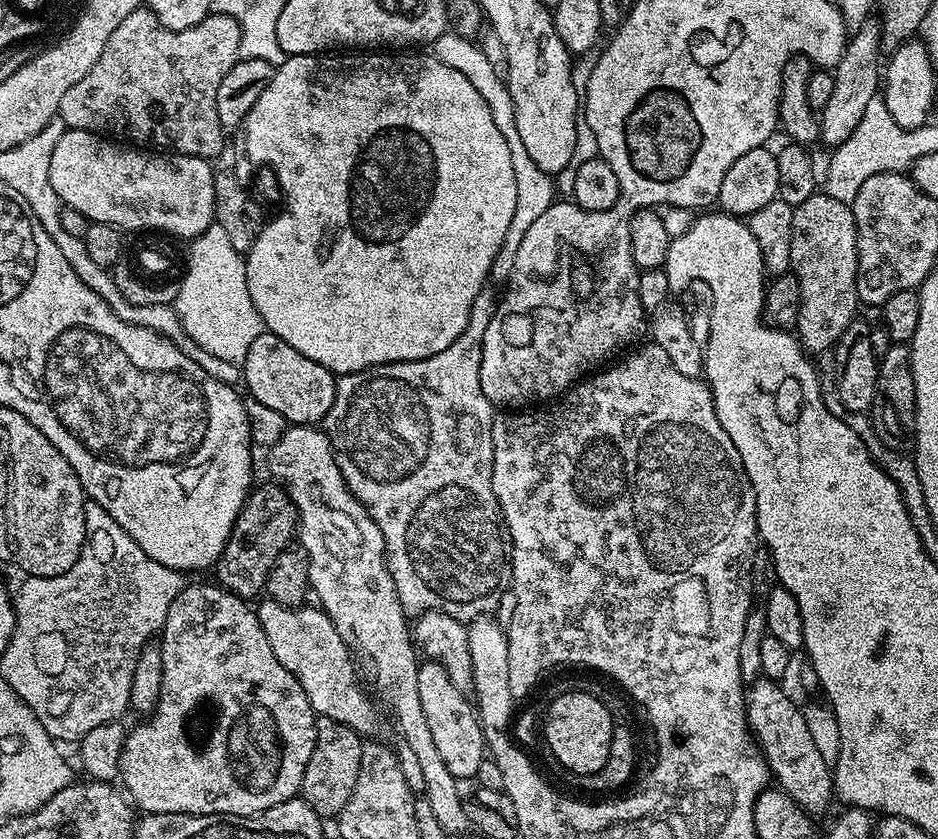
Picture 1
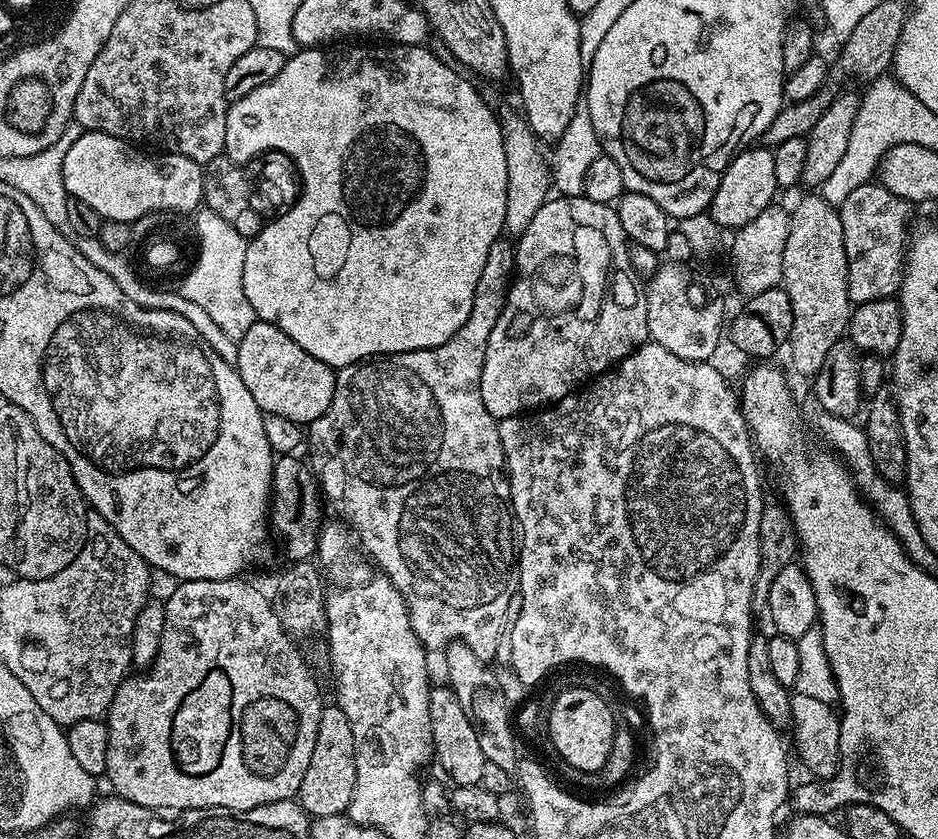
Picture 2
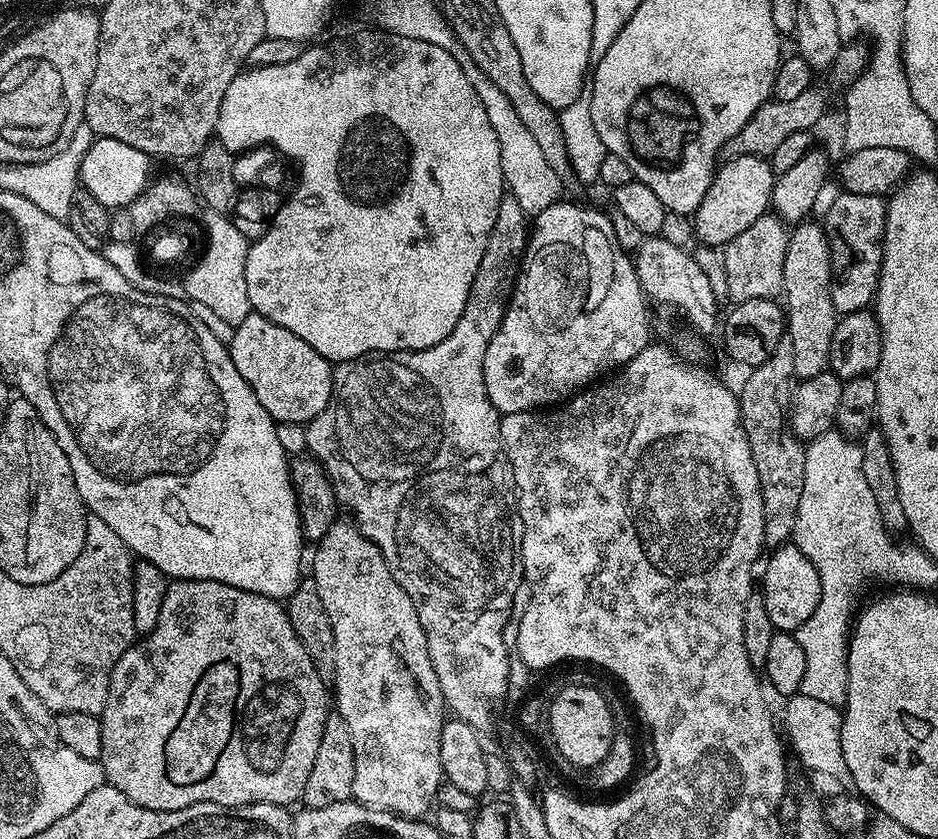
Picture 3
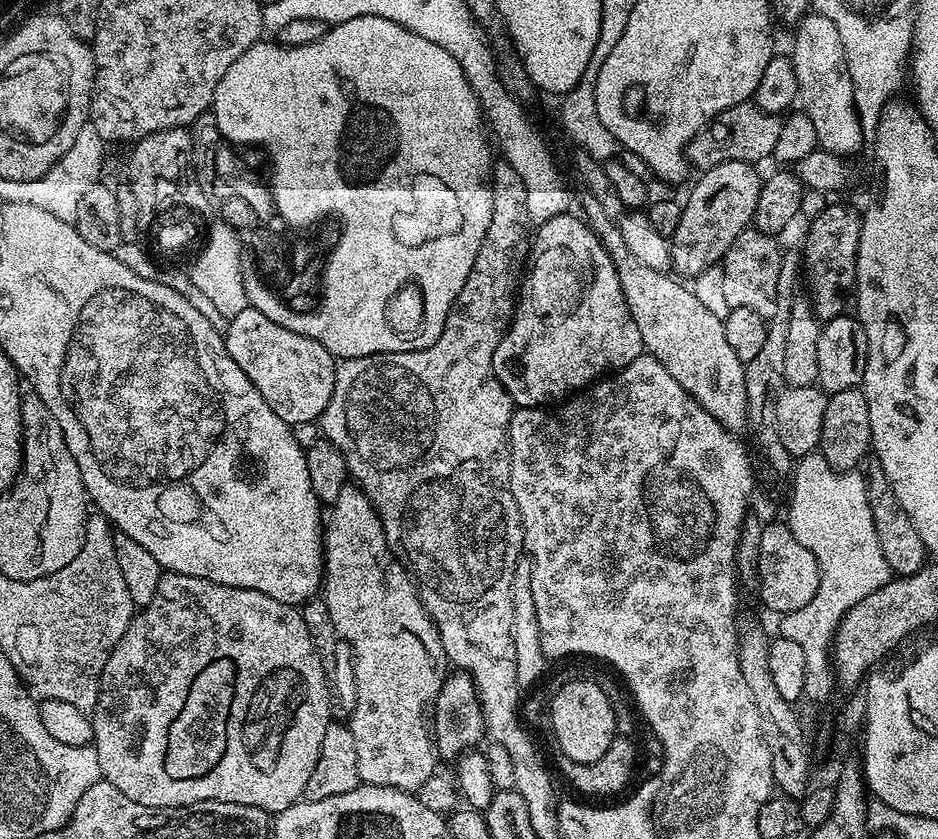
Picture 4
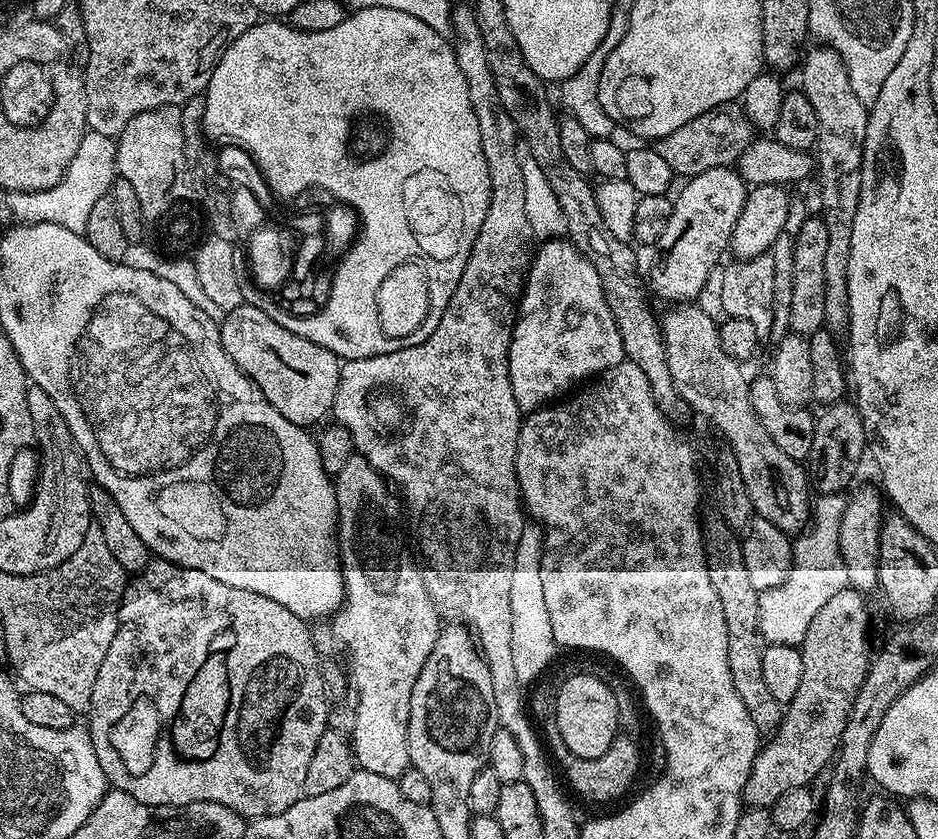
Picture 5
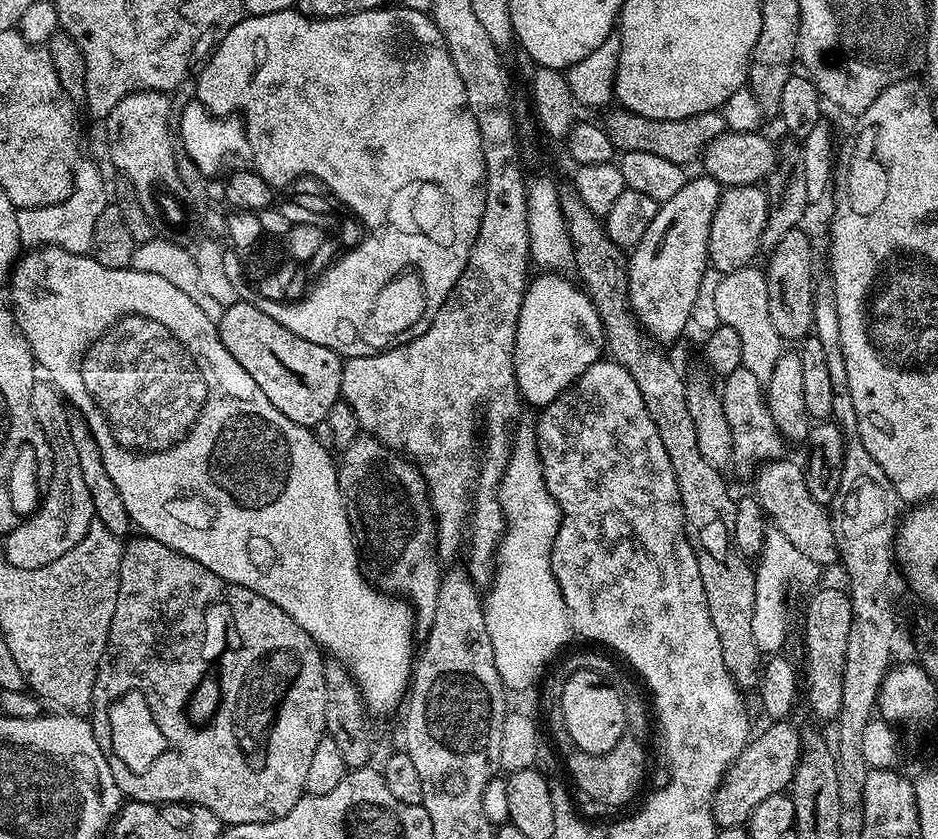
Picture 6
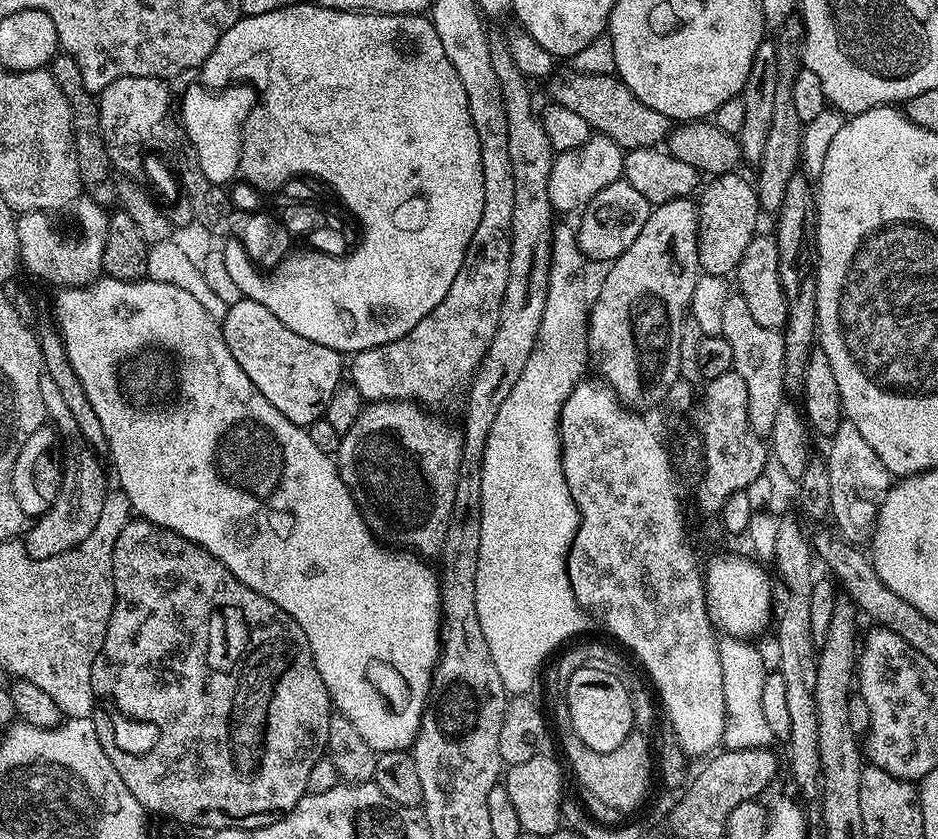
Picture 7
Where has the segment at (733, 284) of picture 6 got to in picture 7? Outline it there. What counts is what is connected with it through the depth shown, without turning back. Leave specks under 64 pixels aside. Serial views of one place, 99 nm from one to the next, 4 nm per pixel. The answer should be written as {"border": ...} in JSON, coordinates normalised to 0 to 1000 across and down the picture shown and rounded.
{"border":[[[788,350],[777,352],[774,366],[770,369],[770,393],[768,399],[778,408],[783,421],[780,442],[795,455],[797,497],[800,508],[806,515],[818,517],[825,508],[829,484],[838,479],[836,461],[836,402],[828,392],[808,389],[808,383],[800,374],[795,355]]]}

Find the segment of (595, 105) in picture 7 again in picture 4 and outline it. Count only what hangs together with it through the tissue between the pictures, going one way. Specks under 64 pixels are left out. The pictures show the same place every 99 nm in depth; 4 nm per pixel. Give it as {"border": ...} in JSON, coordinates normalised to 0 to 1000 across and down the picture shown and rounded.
{"border":[[[804,122],[788,124],[758,143],[733,170],[732,187],[739,201],[760,200],[770,193],[795,193],[805,197],[806,191],[819,191],[825,174],[829,174],[829,160],[834,160],[835,142],[812,131]]]}

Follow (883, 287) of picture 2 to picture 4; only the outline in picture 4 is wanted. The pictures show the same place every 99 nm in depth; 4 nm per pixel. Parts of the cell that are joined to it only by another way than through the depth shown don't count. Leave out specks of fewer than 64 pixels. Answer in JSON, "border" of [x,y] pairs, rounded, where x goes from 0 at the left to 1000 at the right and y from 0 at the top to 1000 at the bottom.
{"border":[[[884,242],[868,261],[860,263],[861,278],[857,281],[857,296],[855,294],[855,319],[859,325],[859,343],[866,347],[864,361],[866,371],[876,384],[888,381],[890,377],[901,371],[900,361],[905,361],[913,342],[913,304],[915,303],[915,284],[917,282],[918,254],[903,248],[900,243]]]}

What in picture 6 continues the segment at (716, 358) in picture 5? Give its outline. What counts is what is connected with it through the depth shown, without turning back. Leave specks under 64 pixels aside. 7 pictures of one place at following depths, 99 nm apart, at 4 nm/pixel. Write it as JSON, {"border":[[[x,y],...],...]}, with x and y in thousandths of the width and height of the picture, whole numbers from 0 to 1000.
{"border":[[[833,546],[821,548],[809,554],[805,564],[806,583],[804,590],[813,608],[816,616],[821,621],[828,635],[837,639],[848,653],[851,660],[855,660],[867,675],[874,672],[891,672],[891,638],[887,631],[887,617],[884,607],[873,601],[864,591],[859,582],[857,559],[851,552]]]}

